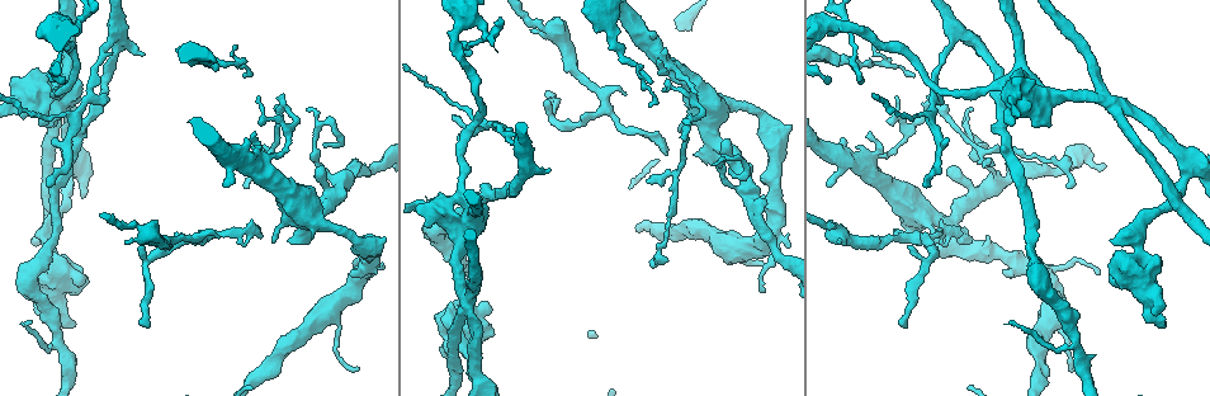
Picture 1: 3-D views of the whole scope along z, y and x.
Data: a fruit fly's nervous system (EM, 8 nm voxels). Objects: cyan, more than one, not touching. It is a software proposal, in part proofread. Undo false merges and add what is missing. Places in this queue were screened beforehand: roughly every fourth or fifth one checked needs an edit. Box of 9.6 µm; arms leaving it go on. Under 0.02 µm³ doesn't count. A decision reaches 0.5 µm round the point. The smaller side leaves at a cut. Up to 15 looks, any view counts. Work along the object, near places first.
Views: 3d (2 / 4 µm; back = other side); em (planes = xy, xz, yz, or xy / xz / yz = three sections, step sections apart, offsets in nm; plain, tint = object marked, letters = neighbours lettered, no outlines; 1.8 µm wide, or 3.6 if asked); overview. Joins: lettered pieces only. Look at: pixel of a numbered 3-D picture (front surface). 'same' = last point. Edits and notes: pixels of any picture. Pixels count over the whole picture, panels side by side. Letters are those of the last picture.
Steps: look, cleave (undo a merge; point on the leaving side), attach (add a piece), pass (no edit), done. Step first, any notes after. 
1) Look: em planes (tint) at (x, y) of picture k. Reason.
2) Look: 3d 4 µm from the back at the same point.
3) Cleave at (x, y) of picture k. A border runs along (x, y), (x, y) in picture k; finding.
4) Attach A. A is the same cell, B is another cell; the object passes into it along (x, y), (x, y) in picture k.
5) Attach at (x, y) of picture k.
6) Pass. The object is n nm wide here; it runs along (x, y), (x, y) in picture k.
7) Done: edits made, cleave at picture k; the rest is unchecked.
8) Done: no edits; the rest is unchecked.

Look: em 3.6 µm xy step 8 (tint) at (53, 140) of picture 1. Branch stops here.

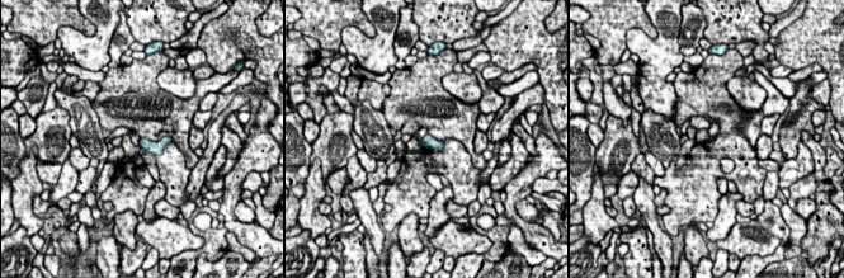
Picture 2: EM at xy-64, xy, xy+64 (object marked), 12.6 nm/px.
Look: em 3.6 µm planes (letters) at the same point.

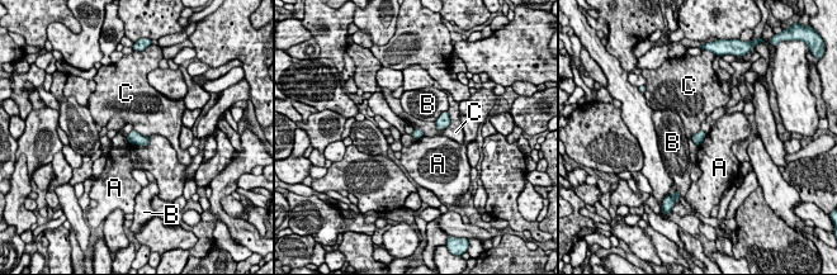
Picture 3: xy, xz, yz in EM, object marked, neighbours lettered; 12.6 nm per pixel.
Pass. A, B and C are other cells; a border runs along (448, 112), (449, 123), (438, 131) in picture 3; none of them fits.

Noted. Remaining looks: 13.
Look: 3d 4 µm from the back at (1103, 101) of picture 1. Closes a loop.

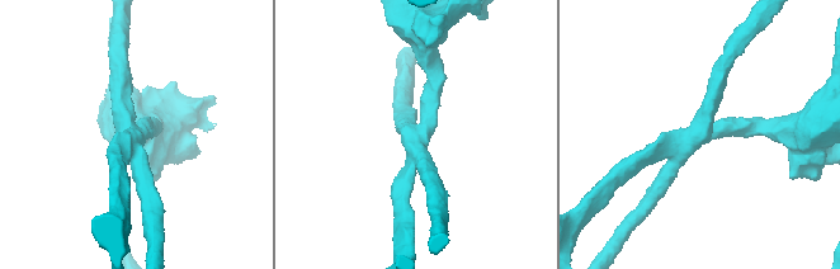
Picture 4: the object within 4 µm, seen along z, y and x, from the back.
Look: em 3.6 µm planes (tint) at (701, 133) of picture 4. Now the EM.

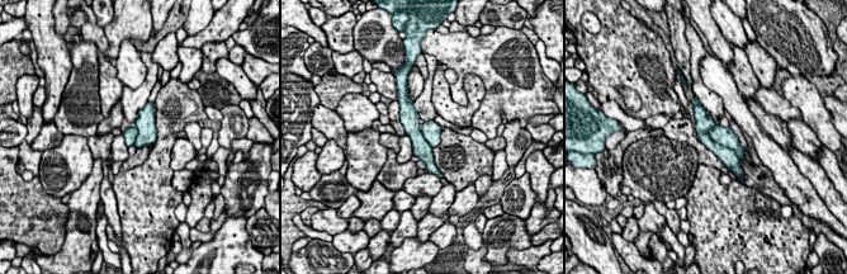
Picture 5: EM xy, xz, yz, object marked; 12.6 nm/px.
Look: em 3.6 µm planes (letters) at the same point.

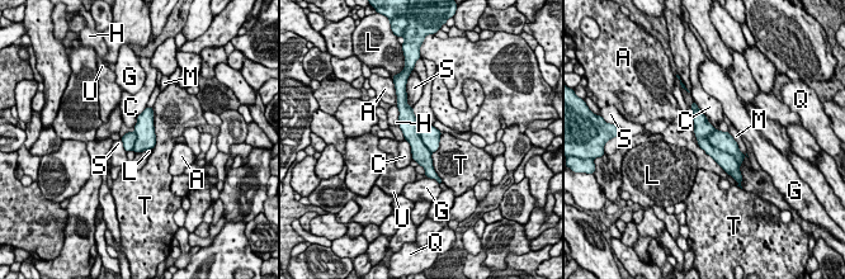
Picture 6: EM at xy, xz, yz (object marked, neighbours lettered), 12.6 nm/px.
Pass. The object is 340 nm wide here; the longest contact is with T, 600 nm; A, C, G, H, L, M, Q, S, T and U are other cells; all the same cell.

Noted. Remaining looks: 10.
Look: 3d 4 µm at (145, 55) of picture 1. Free end.

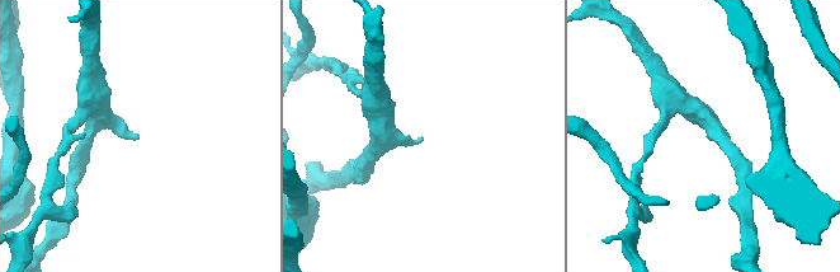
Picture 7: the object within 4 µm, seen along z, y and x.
Look: em planes (letters) at (137, 137) of picture 7. Shape alone is not enough.

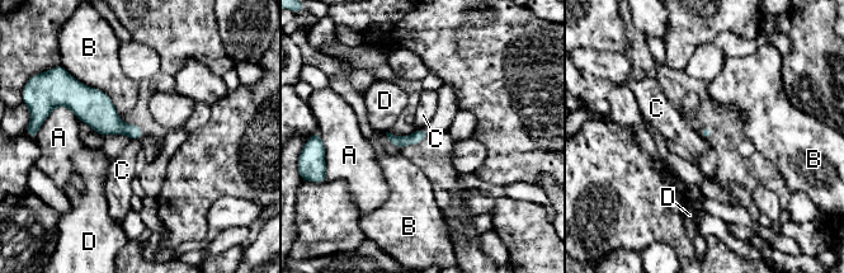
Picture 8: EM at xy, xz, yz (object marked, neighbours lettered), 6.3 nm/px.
Pass. A, B, C and D are other cells; a border runs along (698, 131), (706, 140) in picture 8; no lettered piece goes on from it.

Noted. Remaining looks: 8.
Look: 3d 2 µm at (465, 23) of picture 1. Abrupt turn.

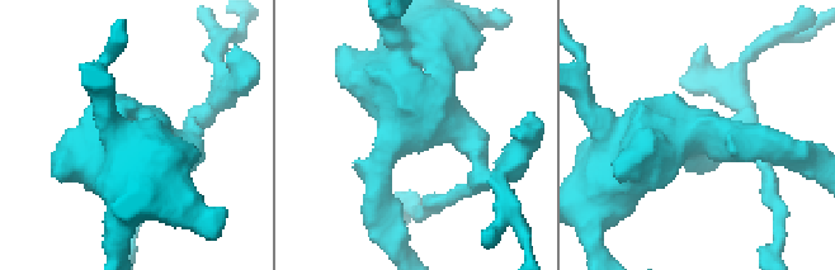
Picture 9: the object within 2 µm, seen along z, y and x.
Look: em planes (tint) at (698, 136) of picture 9. Need the tissue.

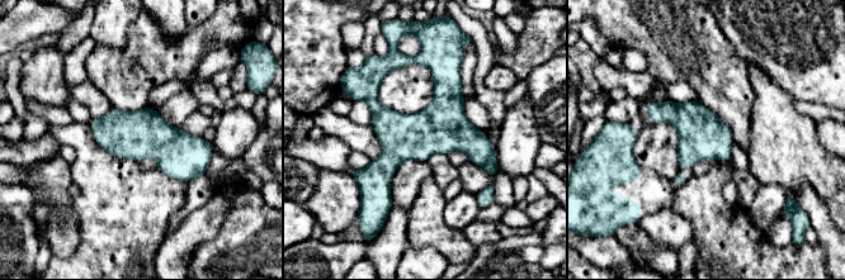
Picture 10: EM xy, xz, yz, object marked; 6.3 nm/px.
Look: em planes (letters) at the same point.

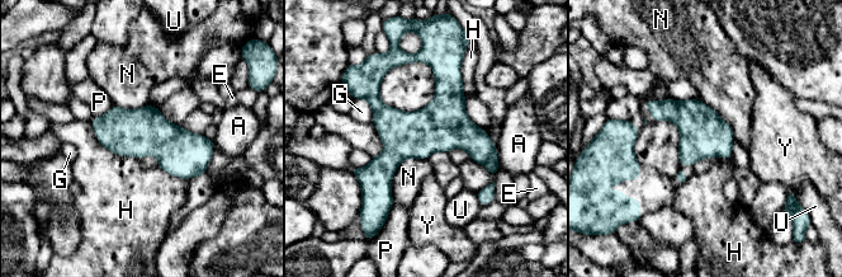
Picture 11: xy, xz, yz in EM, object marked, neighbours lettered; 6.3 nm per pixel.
Cleave at (492, 167) of picture 11. The longest contact is with H, 400 nm; A, E, G, H, N, P, U and Y are other cells; a border runs along (495, 148), (491, 156), (483, 164) in picture 11; a second cell is stuck on.

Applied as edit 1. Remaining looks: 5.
Look: em planes (letters) at (149, 328) of picture 1. Branch stops here.

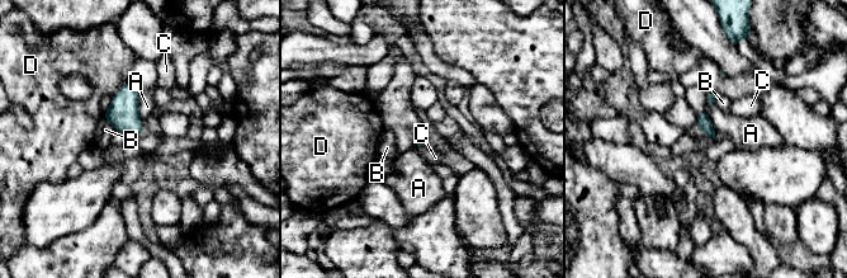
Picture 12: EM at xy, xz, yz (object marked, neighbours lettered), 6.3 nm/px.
Pass. A, B, C and D are other cells; a border runs along (698, 112), (708, 114), (717, 136) in picture 12; no lettered piece goes on from it.

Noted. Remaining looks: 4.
Look: 3d 4 µm at (221, 236) of picture 1. Tapers out.

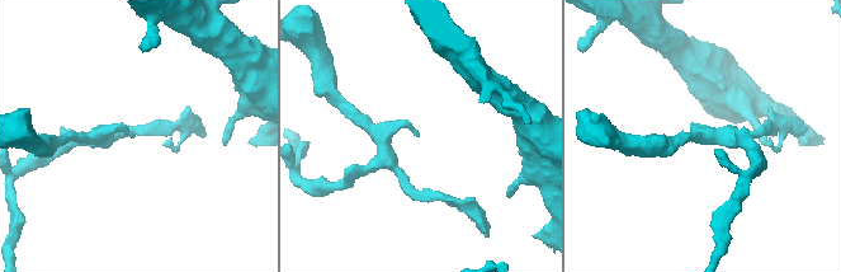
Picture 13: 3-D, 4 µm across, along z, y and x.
Look: em planes (letters) at (418, 136) of picture 13.

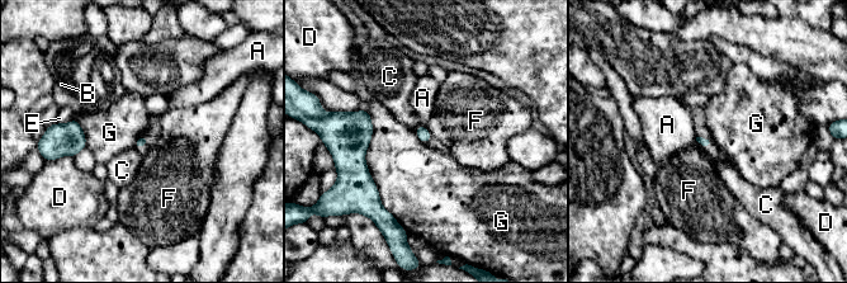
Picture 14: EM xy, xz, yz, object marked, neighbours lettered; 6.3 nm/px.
Pass. A, B, C, D, E, F and G are other cells; a border runs along (365, 108), (365, 164), (402, 226) in picture 14; none of them fits.

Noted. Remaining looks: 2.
Done: edits made, cleave at picture 11; the rest is unchecked.

